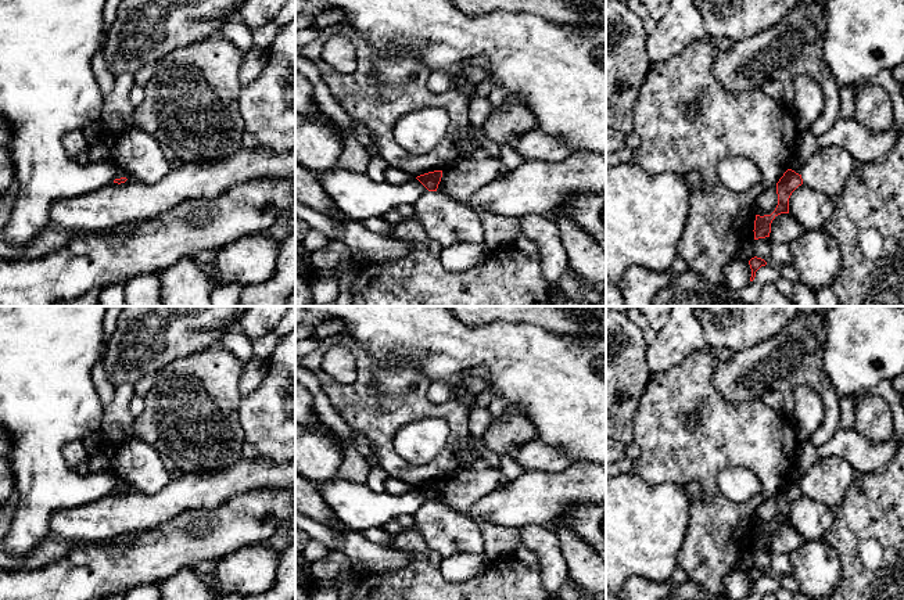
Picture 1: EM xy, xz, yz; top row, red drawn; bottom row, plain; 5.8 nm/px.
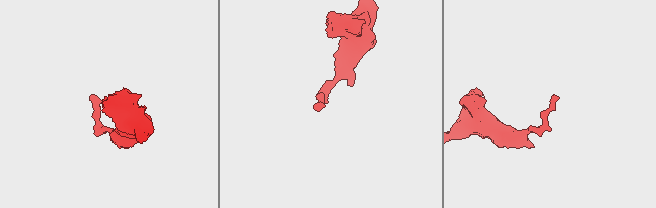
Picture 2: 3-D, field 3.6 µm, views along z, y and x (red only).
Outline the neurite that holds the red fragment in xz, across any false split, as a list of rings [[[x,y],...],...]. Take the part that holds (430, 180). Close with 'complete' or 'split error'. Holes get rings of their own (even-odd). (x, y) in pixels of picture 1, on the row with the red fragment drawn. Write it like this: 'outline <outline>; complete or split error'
outline [[[434,170],[424,175],[417,176],[416,179],[428,190],[437,191],[438,184],[442,177],[442,170]]]; complete

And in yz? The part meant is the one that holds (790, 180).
outline [[[788,169],[776,183],[778,205],[771,215],[756,215],[754,240],[770,237],[771,223],[781,213],[789,213],[789,198],[803,184],[801,175]]]; complete

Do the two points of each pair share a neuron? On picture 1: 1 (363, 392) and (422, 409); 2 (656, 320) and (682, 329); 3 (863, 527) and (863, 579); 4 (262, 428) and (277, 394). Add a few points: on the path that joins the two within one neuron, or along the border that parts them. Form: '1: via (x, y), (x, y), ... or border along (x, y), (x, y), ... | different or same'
1: via (377, 403), (408, 403) | same
2: border along (667, 320), (657, 331) | different
3: via (852, 539), (852, 567) | same
4: via (271, 420), (277, 413), (277, 402) | same

